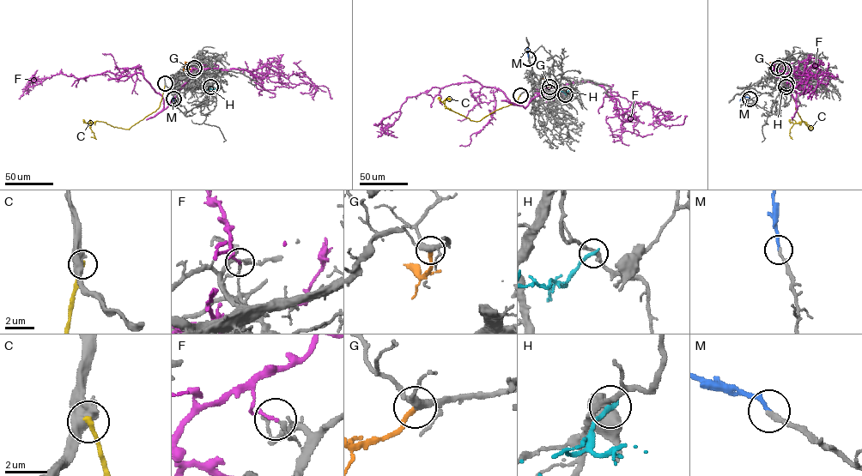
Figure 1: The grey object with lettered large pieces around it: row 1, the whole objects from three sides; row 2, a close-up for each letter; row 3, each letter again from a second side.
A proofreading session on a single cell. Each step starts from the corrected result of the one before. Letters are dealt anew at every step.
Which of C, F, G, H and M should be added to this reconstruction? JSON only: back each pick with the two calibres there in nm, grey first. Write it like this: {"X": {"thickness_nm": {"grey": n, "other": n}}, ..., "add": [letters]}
{"G": {"thickness_nm": {"grey": 320, "other": 260}}, "M": {"thickness_nm": {"grey": 200, "other": 190}}, "add": ["G", "M"]}

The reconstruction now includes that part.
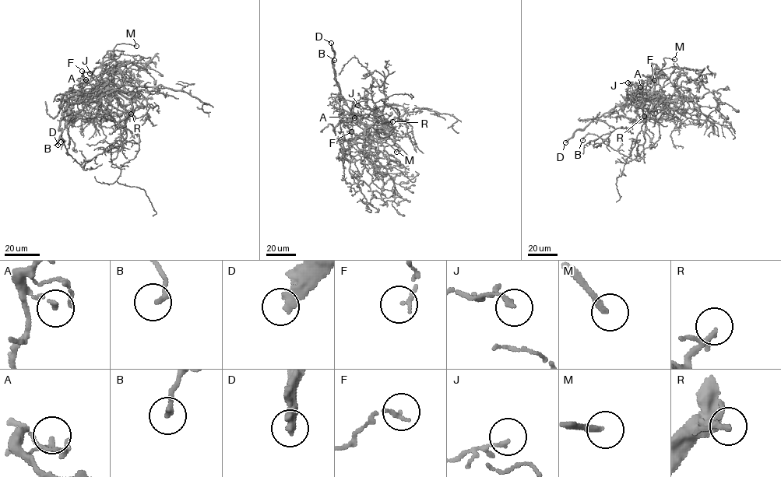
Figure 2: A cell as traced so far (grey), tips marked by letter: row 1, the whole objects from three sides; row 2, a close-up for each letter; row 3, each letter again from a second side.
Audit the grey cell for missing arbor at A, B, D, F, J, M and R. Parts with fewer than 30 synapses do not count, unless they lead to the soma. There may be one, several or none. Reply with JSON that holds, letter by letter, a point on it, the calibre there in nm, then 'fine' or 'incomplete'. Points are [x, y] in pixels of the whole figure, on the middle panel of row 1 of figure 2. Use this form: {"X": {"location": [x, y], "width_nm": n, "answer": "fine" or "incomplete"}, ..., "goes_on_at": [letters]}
{"A": {"location": [354, 117], "width_nm": 170, "answer": "fine"}, "B": {"location": [334, 60], "width_nm": 190, "answer": "fine"}, "D": {"location": [331, 43], "width_nm": 360, "answer": "incomplete"}, "F": {"location": [351, 131], "width_nm": 140, "answer": "fine"}, "J": {"location": [357, 105], "width_nm": 170, "answer": "fine"}, "M": {"location": [396, 152], "width_nm": 240, "answer": "incomplete"}, "R": {"location": [392, 121], "width_nm": 120, "answer": "incomplete"}, "goes_on_at": ["D", "M", "R"]}

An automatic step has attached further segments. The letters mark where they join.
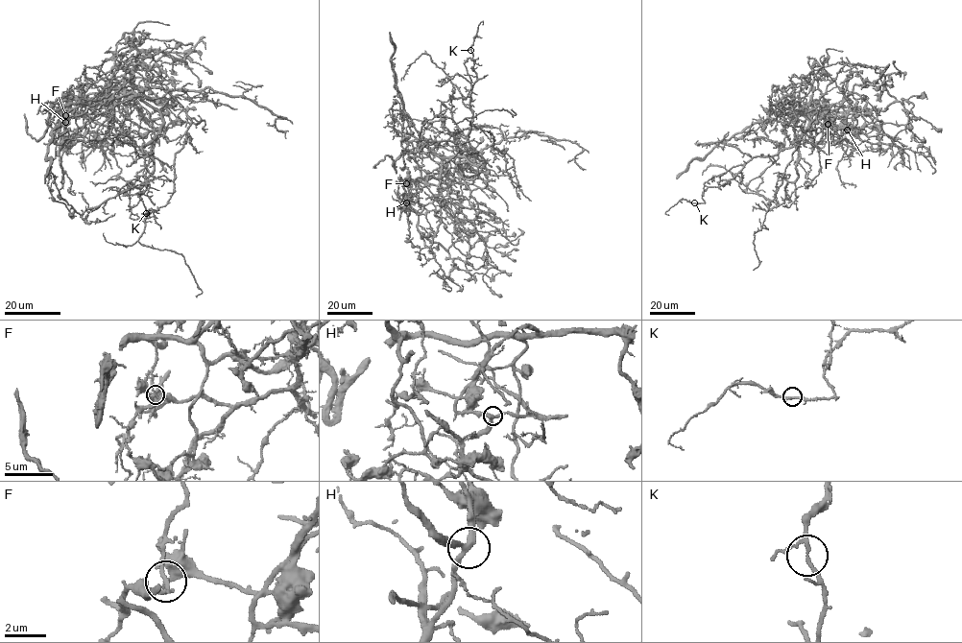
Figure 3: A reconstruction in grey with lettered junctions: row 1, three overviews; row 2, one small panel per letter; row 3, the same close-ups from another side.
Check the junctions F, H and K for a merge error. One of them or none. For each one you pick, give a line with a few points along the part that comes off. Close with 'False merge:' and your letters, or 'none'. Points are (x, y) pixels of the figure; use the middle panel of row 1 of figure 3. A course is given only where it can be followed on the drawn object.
F: foreign part runs (406, 184), (412, 199), (411, 201), (405, 194), (401, 210), (395, 189)
False merge: F

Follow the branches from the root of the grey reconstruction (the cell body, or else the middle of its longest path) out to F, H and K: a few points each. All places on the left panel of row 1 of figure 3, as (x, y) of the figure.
F: (137, 93), (111, 98), (108, 110), (95, 116), (84, 118), (65, 115)
H: (137, 93), (117, 96), (107, 103), (108, 85), (100, 94), (72, 99), (64, 107), (67, 108), (65, 122)
K: (137, 93), (162, 121), (160, 131), (142, 148), (148, 155), (147, 182), (137, 196), (146, 213)

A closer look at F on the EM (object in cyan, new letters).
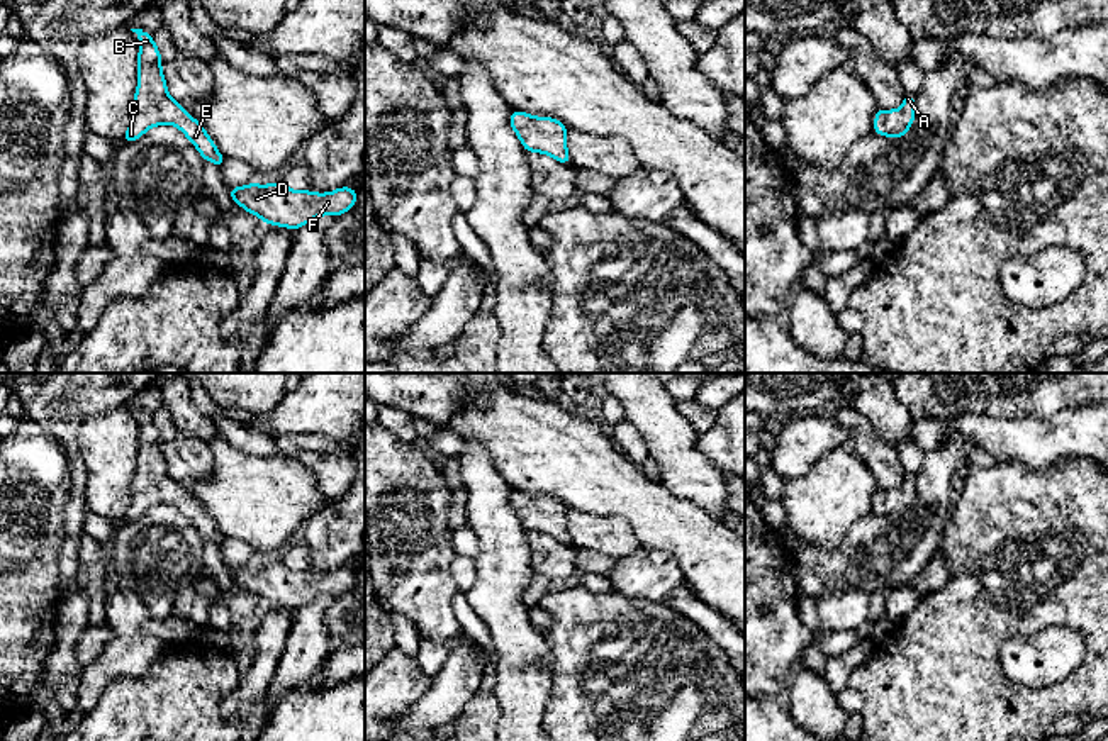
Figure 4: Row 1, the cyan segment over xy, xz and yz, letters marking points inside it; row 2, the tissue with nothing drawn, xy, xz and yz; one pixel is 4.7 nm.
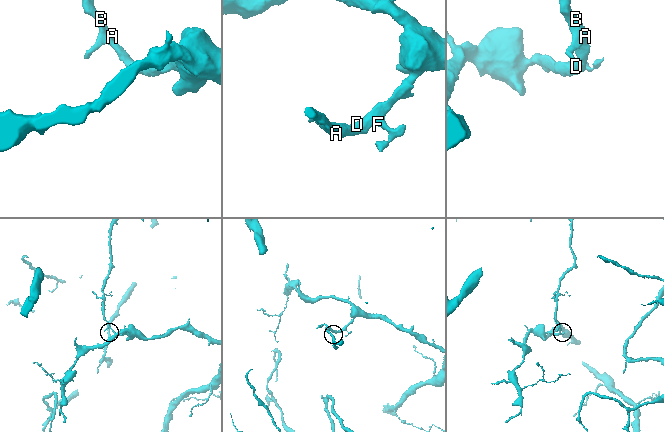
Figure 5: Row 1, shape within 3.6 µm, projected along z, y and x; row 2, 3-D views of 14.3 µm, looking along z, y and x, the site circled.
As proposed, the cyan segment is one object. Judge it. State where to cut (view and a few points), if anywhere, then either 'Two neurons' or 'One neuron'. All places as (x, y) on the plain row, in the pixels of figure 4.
Split along yz (876, 494), (901, 497), (912, 502). Two neurons

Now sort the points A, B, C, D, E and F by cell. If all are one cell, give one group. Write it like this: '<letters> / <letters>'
A B C / D E F

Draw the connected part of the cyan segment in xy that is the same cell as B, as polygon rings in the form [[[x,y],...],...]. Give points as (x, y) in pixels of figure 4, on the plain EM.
[[[131,409],[139,415],[137,470],[132,480],[132,500],[122,522],[139,519],[148,509],[159,504],[176,505],[188,493],[168,475],[161,451],[161,434],[153,415],[143,409]]]

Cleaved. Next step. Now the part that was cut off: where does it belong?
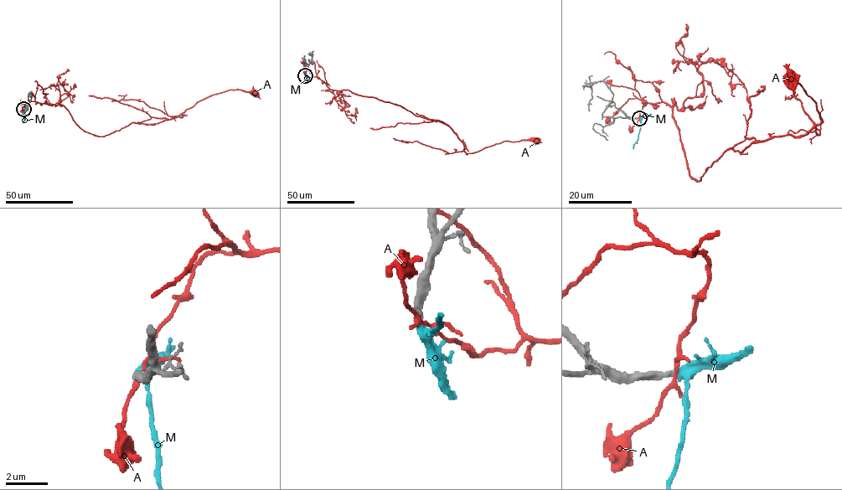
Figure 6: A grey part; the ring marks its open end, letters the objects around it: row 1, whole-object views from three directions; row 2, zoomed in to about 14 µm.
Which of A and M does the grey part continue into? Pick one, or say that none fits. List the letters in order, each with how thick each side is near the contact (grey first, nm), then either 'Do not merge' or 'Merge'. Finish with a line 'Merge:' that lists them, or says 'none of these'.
A: Thickness 340 nm (grey) against 220 nm. Do not merge
M: Thickness 340 nm (grey) against 320 nm. Merge
Merge: M

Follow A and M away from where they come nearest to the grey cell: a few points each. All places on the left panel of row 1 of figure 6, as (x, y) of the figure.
A: (23, 110), (28, 101), (59, 103), (81, 129), (102, 136), (132, 122), (182, 117), (214, 94), (255, 92)
M: (23, 109), (25, 118), (22, 122)

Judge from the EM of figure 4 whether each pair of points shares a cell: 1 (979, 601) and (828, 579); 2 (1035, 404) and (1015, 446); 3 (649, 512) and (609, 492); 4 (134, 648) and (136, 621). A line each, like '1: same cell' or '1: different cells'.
1: different cells
2: different cells
3: same cell
4: different cells

